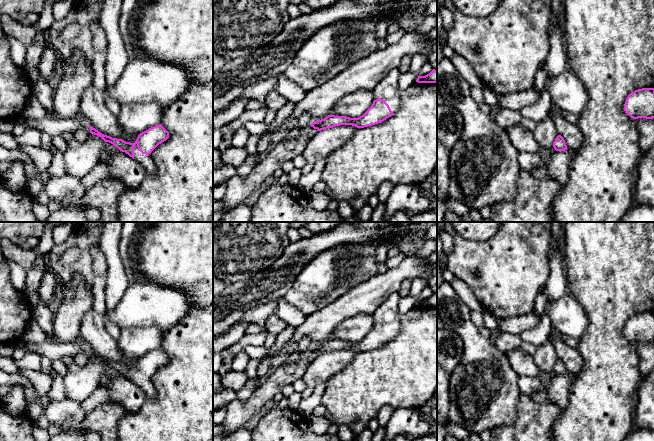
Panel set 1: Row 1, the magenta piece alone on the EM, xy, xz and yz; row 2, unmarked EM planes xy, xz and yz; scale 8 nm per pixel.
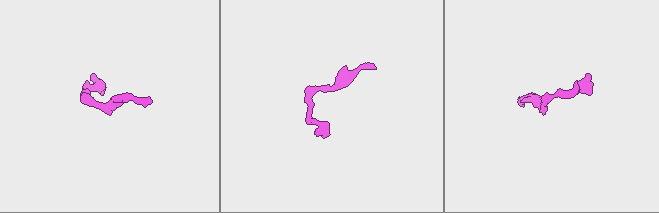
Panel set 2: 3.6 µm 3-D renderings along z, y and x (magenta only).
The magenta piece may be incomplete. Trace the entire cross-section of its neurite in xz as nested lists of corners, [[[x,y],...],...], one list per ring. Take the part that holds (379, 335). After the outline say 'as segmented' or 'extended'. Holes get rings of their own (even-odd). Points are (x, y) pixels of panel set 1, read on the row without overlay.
[[[392,293],[389,298],[373,313],[374,325],[371,331],[360,341],[328,339],[326,342],[313,345],[311,351],[318,355],[340,349],[352,349],[364,352],[383,346],[391,341],[400,330],[400,314],[398,303],[401,296]]] | extended

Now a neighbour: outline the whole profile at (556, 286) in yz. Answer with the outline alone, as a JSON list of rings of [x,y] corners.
[[[558,246],[555,254],[549,260],[549,278],[545,283],[547,304],[560,299],[567,293],[568,282],[566,276],[563,274],[561,260],[561,250]]]

